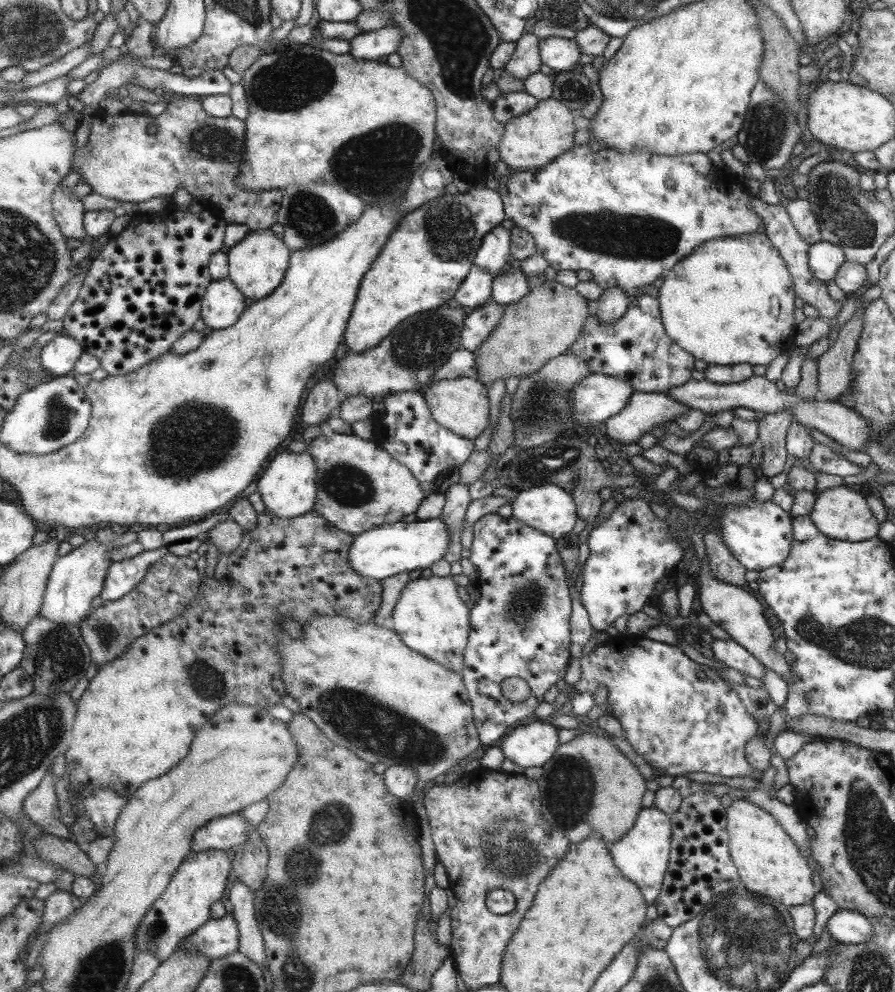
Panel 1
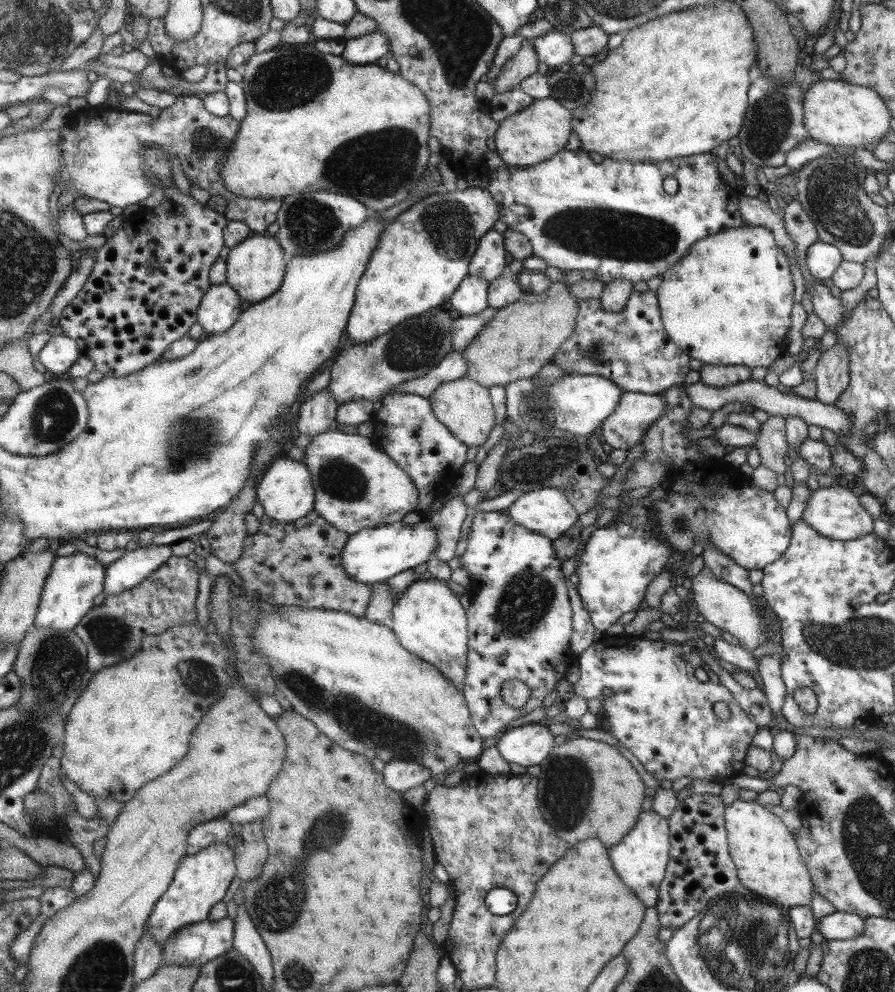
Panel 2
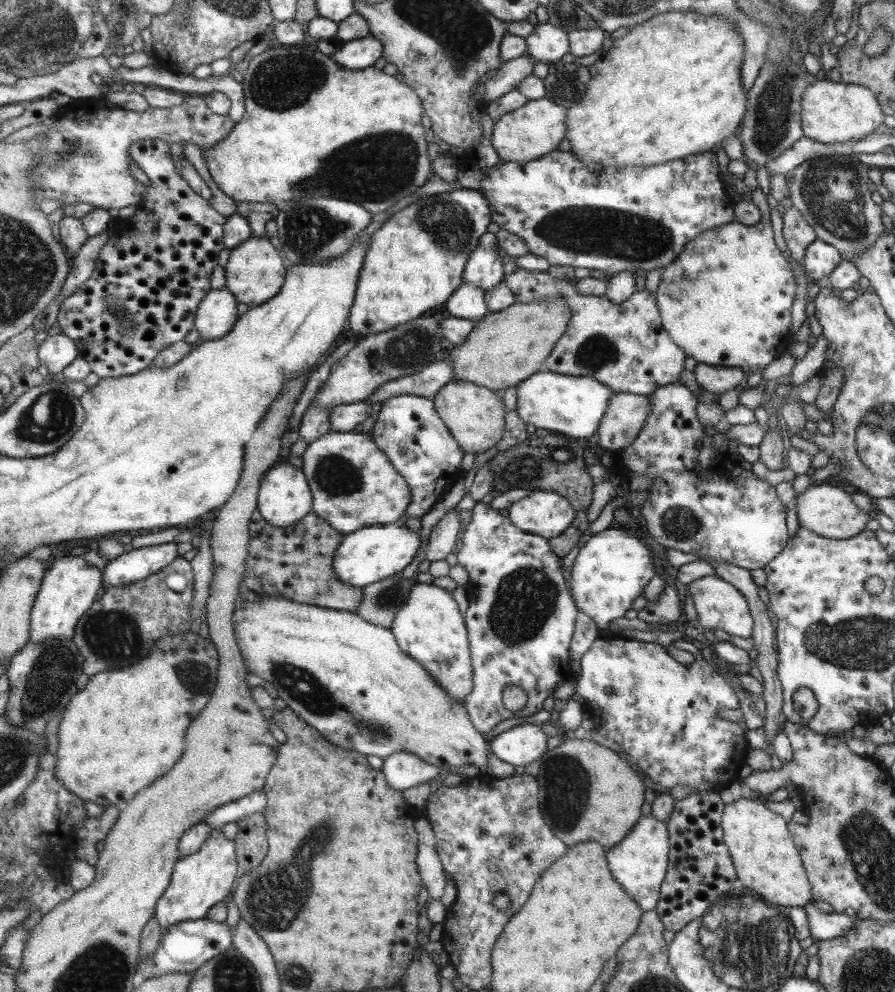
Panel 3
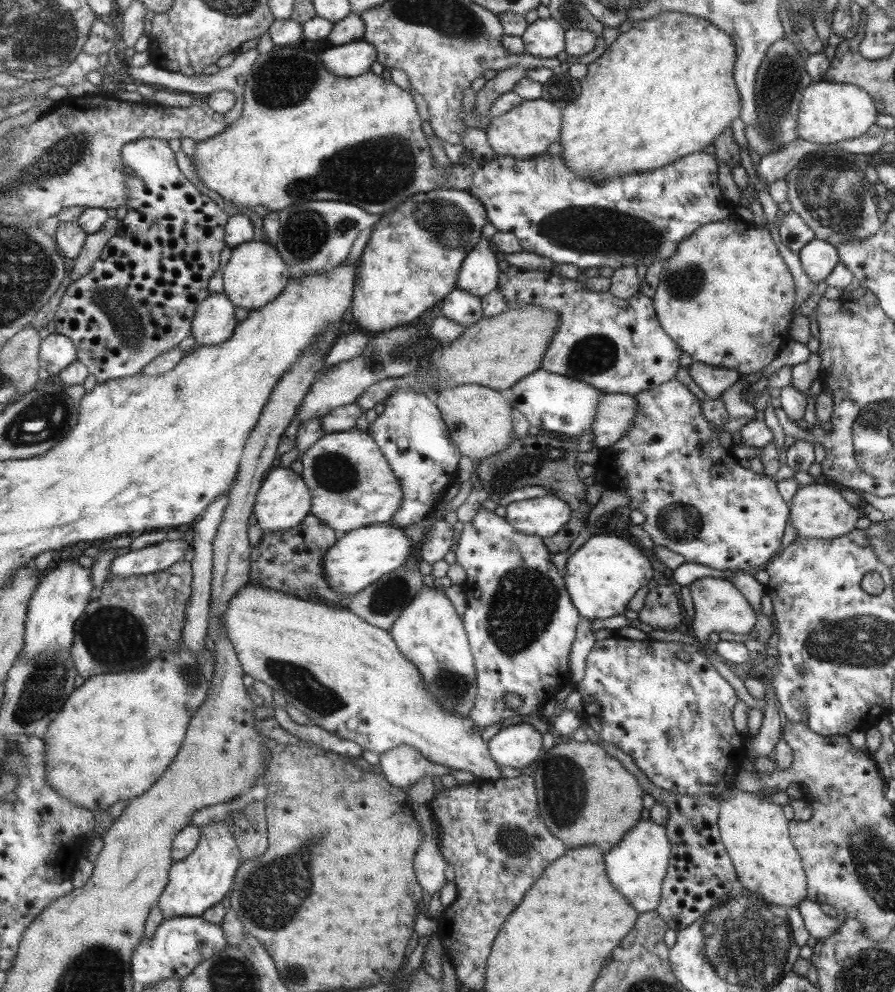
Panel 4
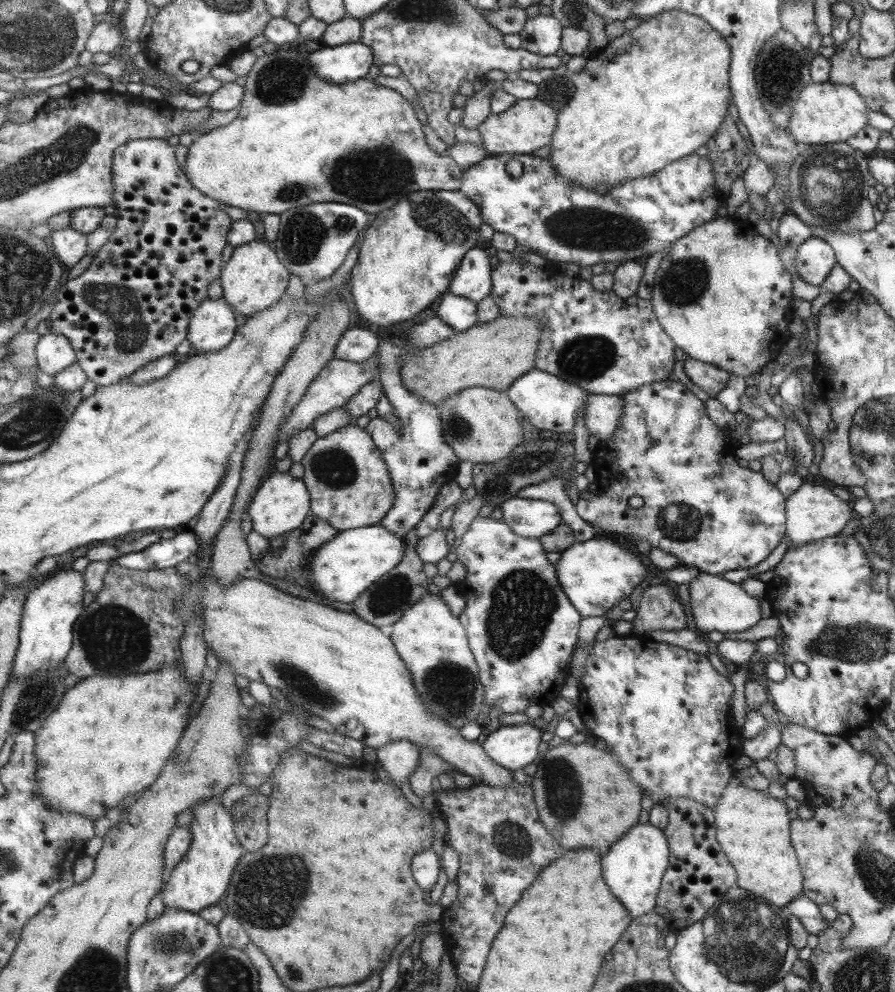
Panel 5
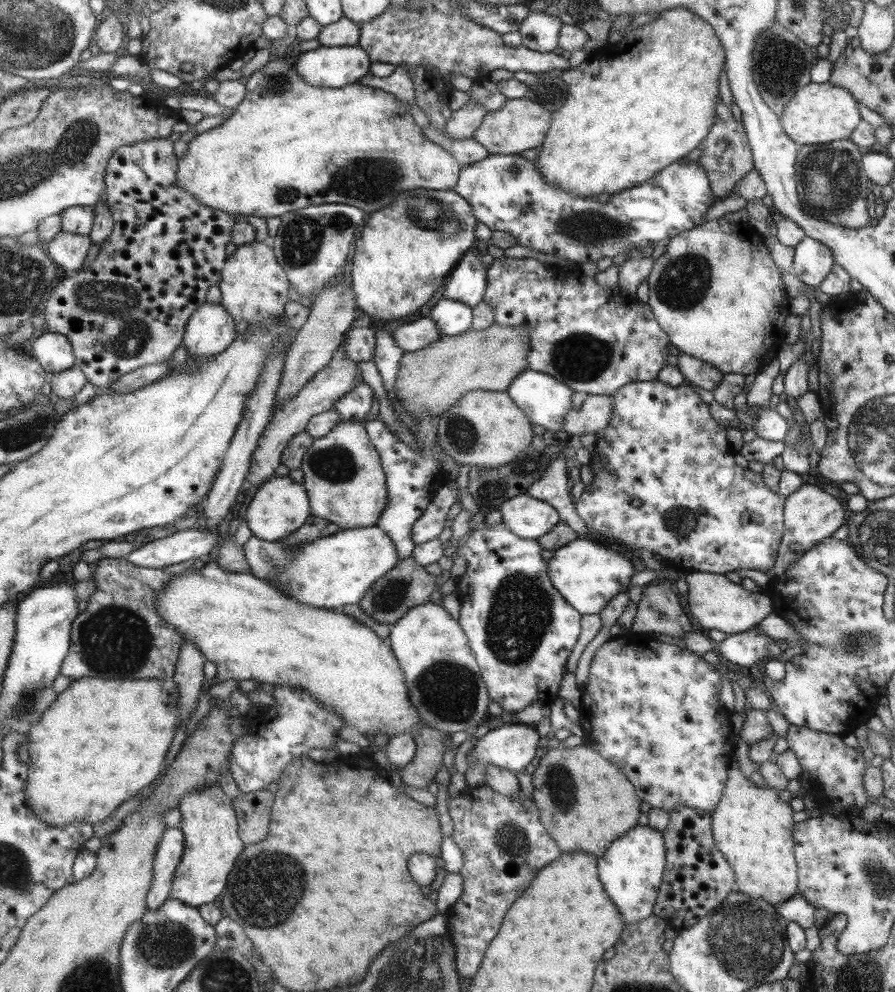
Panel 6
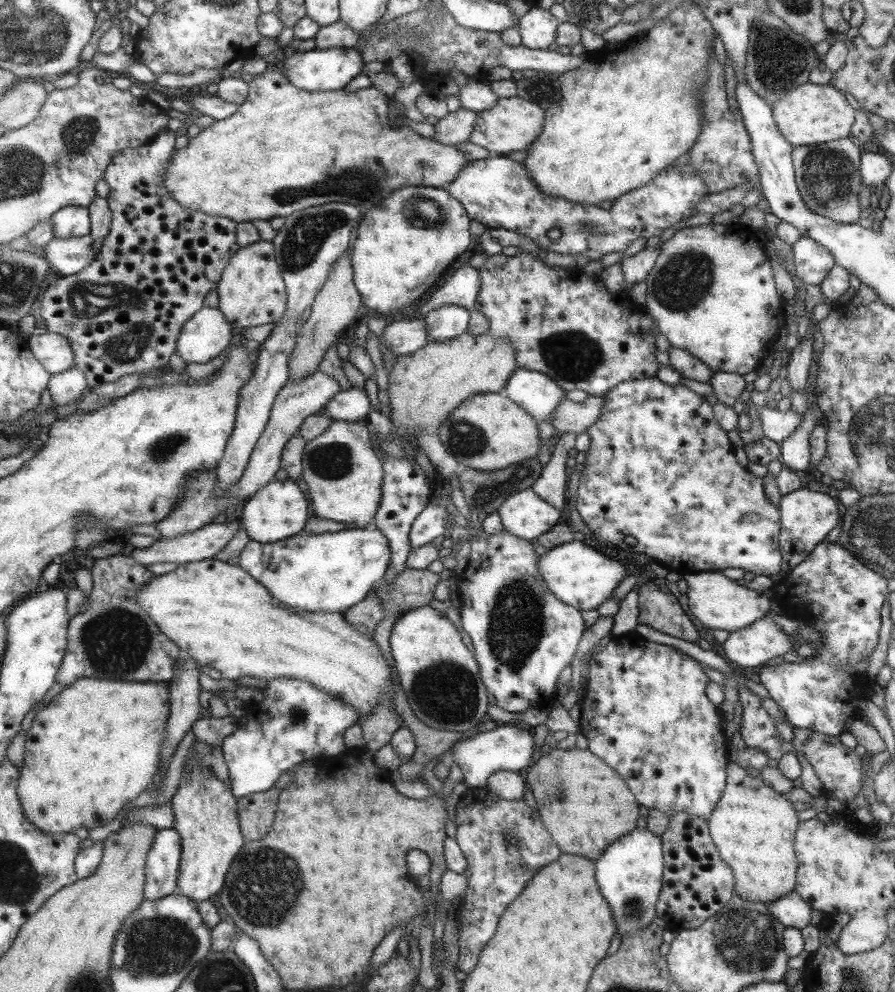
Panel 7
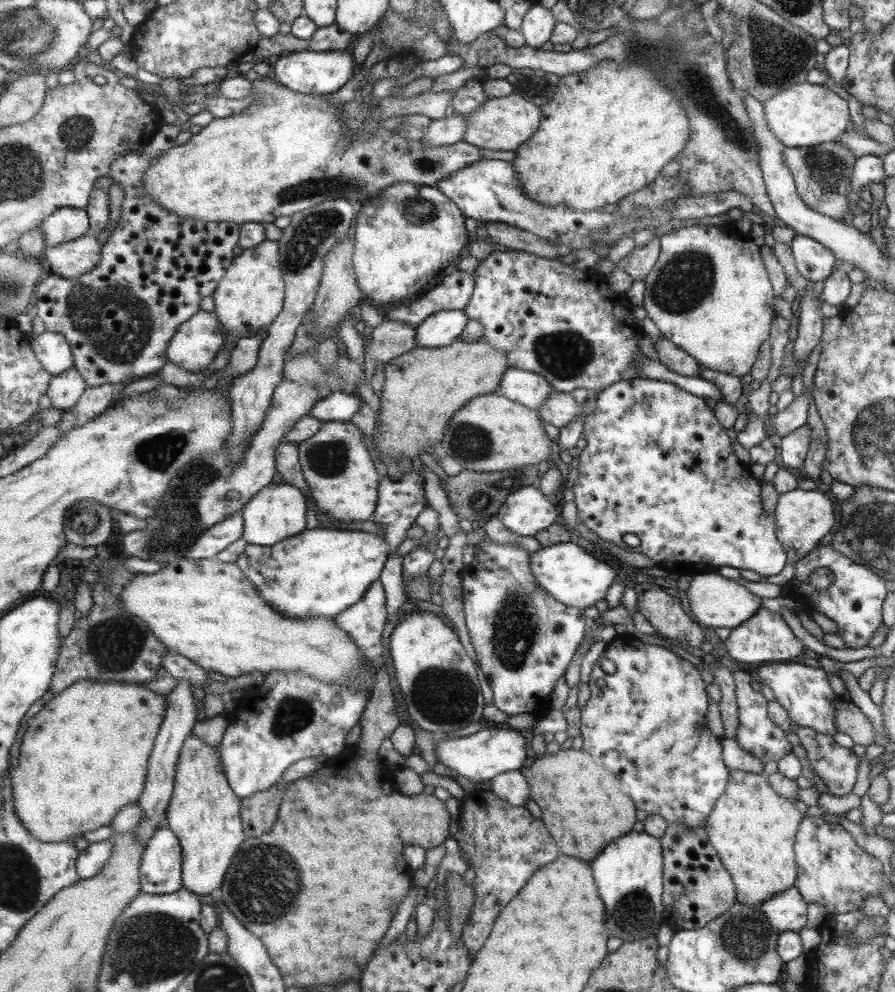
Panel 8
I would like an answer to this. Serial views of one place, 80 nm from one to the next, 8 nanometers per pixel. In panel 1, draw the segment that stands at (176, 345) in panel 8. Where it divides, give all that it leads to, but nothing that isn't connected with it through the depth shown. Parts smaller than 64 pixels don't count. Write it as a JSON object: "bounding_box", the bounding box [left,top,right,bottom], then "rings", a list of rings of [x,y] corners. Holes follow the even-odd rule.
{"bounding_box":[202,280,247,331],"rings":[[[214,280],[202,302],[202,319],[209,331],[225,330],[239,322],[246,308],[247,297],[233,280]]]}

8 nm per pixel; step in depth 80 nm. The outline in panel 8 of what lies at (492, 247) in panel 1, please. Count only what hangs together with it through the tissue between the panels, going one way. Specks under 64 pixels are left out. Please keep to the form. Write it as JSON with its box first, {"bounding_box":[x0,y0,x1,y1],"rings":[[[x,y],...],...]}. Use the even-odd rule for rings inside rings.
{"bounding_box":[385,268,472,327],"rings":[[[451,268],[441,284],[430,288],[408,306],[400,305],[388,311],[385,318],[416,327],[430,314],[440,310],[462,310],[468,304],[472,288],[471,274]]]}

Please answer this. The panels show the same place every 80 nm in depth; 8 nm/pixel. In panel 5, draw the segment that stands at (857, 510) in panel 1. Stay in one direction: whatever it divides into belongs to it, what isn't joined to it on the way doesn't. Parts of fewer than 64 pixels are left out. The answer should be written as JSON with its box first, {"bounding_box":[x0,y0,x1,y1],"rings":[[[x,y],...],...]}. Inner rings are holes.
{"bounding_box":[785,482,851,549],"rings":[[[803,482],[793,494],[786,497],[785,509],[788,549],[797,549],[815,540],[835,536],[851,518],[851,508],[845,502],[841,502],[837,496],[825,490],[823,485],[815,485],[812,482]]]}

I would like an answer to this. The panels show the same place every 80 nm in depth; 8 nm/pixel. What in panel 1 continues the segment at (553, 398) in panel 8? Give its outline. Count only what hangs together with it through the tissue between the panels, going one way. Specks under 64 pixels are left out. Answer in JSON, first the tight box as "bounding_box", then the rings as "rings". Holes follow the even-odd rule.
{"bounding_box":[604,391,690,447],"rings":[[[633,391],[627,404],[617,414],[604,421],[605,432],[607,438],[611,438],[612,444],[616,447],[637,443],[639,438],[654,424],[671,421],[673,418],[685,414],[687,410],[690,410],[689,405],[681,404],[665,393]]]}

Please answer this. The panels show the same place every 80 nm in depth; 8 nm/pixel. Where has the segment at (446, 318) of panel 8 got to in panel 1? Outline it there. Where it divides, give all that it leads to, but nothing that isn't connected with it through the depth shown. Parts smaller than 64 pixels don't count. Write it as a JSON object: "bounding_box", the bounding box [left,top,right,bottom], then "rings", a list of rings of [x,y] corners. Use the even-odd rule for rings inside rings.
{"bounding_box":[452,266,493,311],"rings":[[[472,266],[469,274],[452,296],[457,306],[472,311],[482,307],[490,298],[493,276],[485,268]]]}

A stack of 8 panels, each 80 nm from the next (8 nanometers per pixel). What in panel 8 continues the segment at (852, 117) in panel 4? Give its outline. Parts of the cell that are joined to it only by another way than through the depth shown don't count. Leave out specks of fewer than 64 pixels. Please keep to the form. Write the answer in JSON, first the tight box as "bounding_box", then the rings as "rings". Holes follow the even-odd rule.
{"bounding_box":[762,81,849,148],"rings":[[[806,81],[779,92],[779,95],[765,100],[762,104],[767,128],[783,147],[808,148],[835,142],[837,136],[845,132],[845,126],[849,122],[845,100],[841,100],[821,85],[808,84]]]}

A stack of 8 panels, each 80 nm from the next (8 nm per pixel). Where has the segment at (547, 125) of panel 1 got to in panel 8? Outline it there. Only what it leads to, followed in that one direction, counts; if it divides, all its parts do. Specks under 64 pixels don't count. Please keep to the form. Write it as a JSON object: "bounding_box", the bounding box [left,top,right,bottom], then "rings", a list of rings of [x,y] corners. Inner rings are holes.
{"bounding_box":[462,92,541,151],"rings":[[[513,92],[503,98],[487,99],[479,108],[465,115],[465,134],[462,142],[479,149],[515,151],[538,130],[541,118],[541,108]]]}

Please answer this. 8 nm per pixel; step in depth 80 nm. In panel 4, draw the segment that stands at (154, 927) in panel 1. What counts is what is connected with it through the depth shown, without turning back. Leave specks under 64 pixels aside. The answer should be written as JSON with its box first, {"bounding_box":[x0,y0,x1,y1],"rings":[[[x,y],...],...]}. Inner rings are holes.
{"bounding_box":[159,822,243,917],"rings":[[[213,822],[201,827],[201,840],[192,855],[181,862],[173,863],[168,872],[170,881],[159,900],[164,917],[202,917],[205,911],[219,904],[227,896],[227,892],[232,890],[242,858],[243,853],[237,838],[227,822]]]}

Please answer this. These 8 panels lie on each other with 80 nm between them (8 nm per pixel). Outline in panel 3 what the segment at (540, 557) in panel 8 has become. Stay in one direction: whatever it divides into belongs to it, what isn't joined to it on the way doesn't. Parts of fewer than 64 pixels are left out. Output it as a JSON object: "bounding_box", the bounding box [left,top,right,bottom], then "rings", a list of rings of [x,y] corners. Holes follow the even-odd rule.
{"bounding_box":[571,527,655,630],"rings":[[[607,527],[592,534],[583,544],[571,566],[571,596],[579,611],[589,616],[598,630],[607,630],[609,620],[623,616],[629,604],[643,594],[643,586],[655,576],[651,552],[623,530]]]}

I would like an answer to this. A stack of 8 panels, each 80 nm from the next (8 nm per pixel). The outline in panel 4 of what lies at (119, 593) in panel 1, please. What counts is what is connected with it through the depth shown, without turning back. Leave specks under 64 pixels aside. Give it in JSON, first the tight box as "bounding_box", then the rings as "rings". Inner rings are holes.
{"bounding_box":[109,539,193,578],"rings":[[[186,539],[164,540],[139,551],[129,551],[118,556],[113,562],[109,578],[111,576],[129,578],[167,570],[180,562],[192,546],[193,544]]]}

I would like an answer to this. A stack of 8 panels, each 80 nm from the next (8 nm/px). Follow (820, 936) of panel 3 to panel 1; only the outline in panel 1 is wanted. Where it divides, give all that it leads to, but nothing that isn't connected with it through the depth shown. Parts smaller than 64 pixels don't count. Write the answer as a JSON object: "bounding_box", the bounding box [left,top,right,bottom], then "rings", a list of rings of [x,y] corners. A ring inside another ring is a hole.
{"bounding_box":[826,909,870,944],"rings":[[[837,909],[826,921],[831,941],[859,944],[870,939],[870,918],[851,910]]]}

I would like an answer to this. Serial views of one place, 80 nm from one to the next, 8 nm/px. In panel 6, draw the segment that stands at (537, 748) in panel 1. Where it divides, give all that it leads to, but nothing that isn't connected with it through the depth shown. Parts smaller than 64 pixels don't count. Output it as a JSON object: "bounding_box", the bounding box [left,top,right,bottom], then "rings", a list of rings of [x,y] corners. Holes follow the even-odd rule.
{"bounding_box":[464,722,539,788],"rings":[[[517,722],[511,723],[511,726],[503,724],[498,728],[489,728],[488,732],[478,738],[466,754],[466,762],[468,763],[464,778],[467,788],[482,787],[485,784],[486,766],[496,766],[512,773],[523,771],[535,756],[537,740],[539,740],[537,731],[533,732],[531,727],[517,726]]]}

